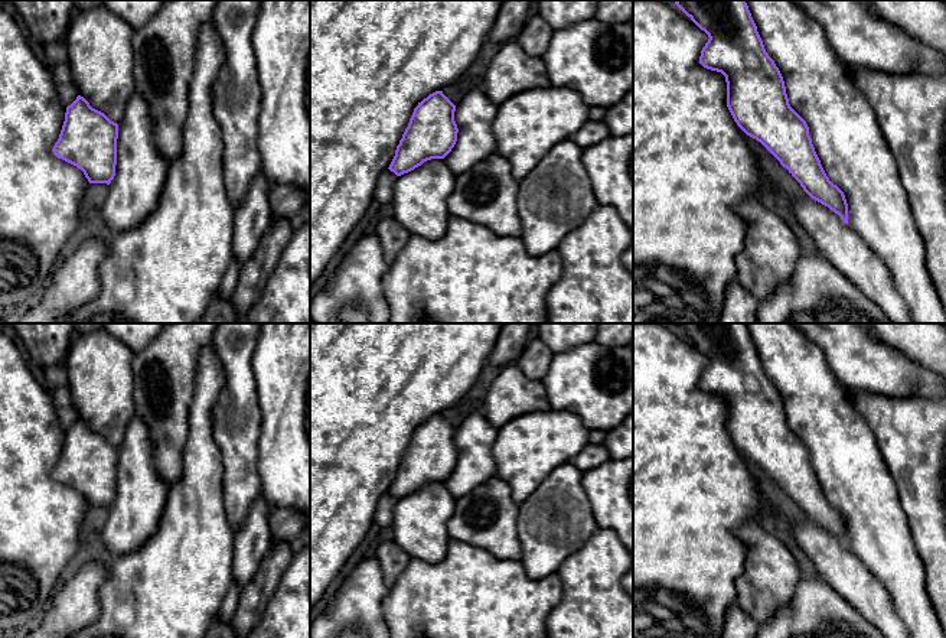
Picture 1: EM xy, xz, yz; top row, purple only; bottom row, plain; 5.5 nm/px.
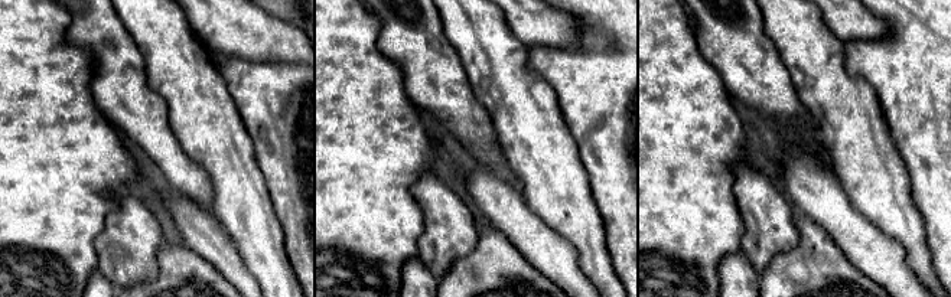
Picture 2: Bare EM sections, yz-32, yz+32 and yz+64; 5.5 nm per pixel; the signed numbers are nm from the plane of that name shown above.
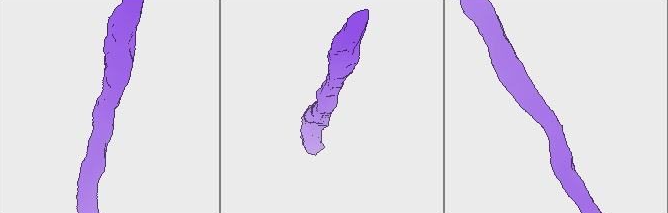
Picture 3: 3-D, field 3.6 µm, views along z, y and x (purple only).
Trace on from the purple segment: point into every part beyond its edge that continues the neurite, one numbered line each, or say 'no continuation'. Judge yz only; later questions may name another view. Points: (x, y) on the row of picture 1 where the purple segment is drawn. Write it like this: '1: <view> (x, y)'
1: yz (845, 134)

